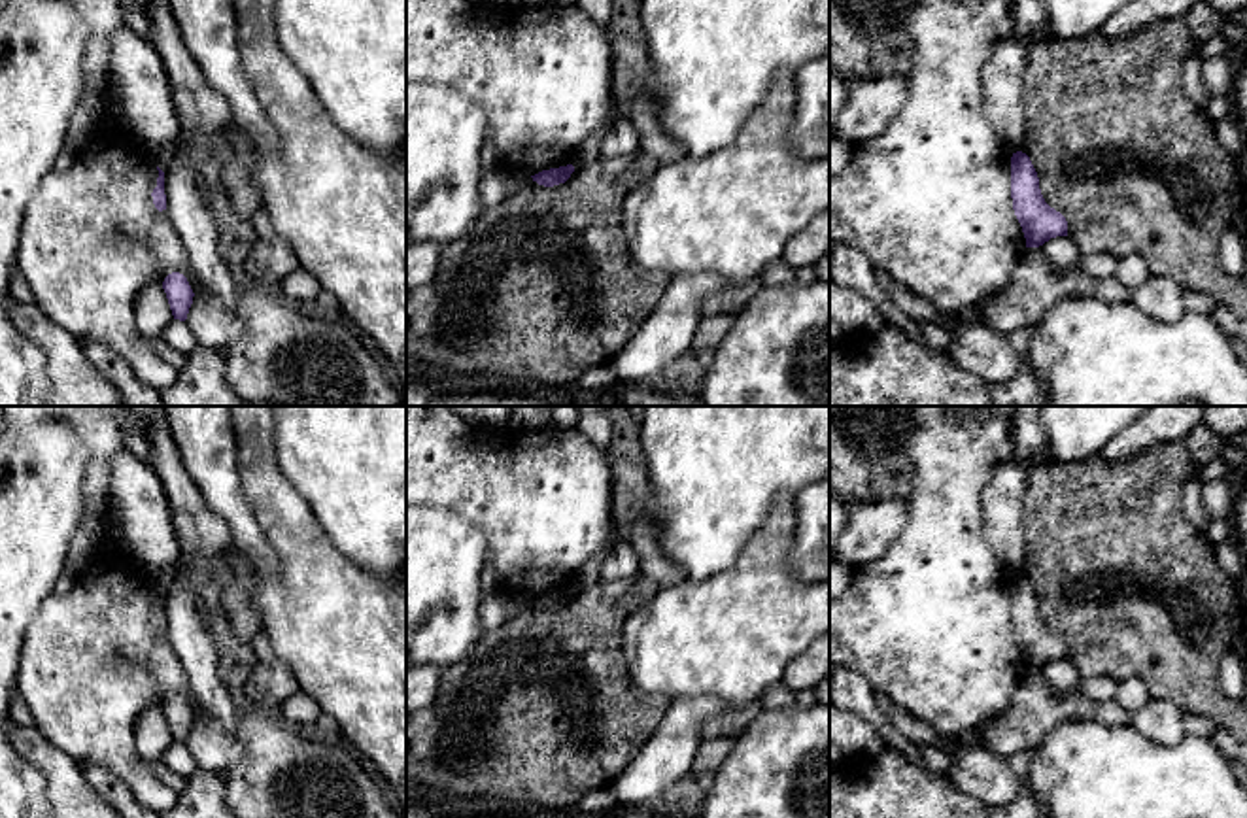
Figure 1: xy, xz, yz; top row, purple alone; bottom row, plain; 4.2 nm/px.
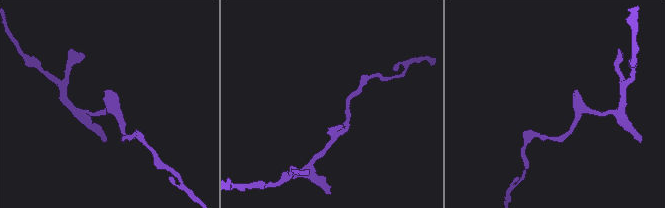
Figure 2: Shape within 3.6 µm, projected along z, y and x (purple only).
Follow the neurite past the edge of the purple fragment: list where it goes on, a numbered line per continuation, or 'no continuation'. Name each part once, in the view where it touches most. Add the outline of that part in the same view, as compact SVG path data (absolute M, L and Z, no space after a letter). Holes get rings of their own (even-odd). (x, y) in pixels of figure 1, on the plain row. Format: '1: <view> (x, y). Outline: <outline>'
no continuation

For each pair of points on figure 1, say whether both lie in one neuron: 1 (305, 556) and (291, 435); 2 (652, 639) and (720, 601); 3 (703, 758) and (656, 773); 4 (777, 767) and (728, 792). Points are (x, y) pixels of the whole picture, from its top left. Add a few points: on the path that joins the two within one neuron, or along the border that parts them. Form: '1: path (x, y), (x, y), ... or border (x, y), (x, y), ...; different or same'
1: border (276, 450), (280, 471), (307, 501), (322, 528); different
2: path (669, 639), (683, 639), (703, 618); same
3: border (703, 741), (690, 773); different
4: path (766, 779), (752, 792), (739, 792); same

